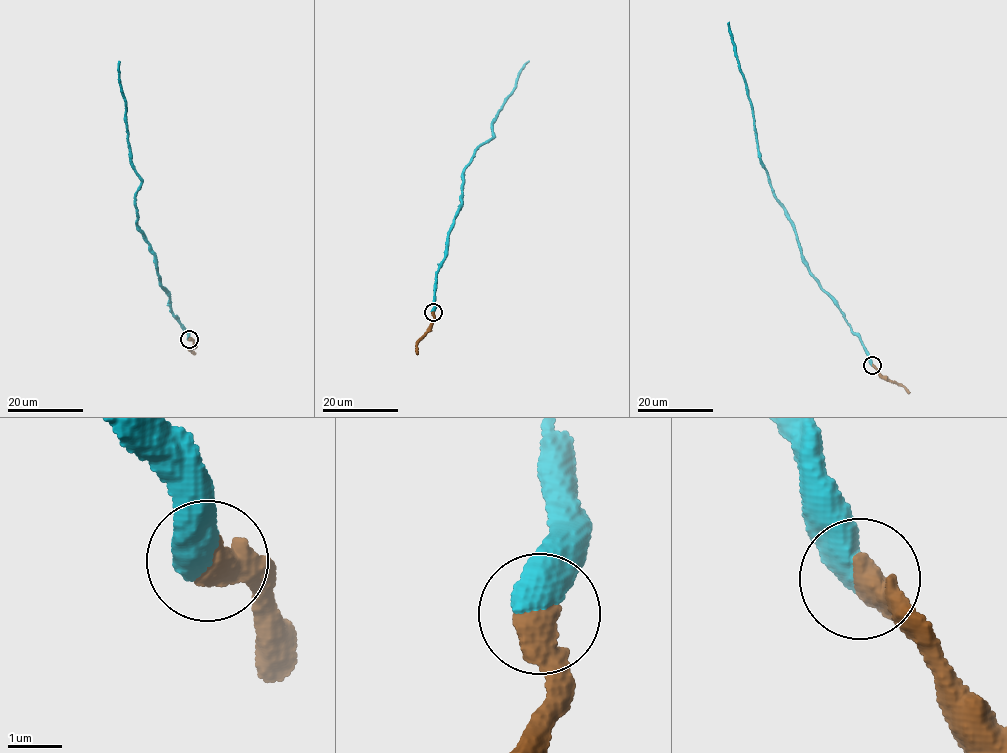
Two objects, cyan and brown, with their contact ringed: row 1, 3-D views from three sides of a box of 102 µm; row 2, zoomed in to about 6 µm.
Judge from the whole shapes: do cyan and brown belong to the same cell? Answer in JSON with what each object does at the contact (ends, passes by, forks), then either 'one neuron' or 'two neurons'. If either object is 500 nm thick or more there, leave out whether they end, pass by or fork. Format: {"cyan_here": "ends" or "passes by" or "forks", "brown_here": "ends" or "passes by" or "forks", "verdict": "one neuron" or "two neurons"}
{"verdict": "one neuron"}

